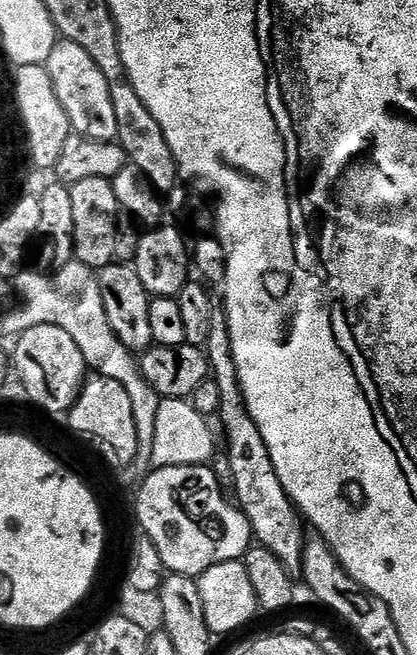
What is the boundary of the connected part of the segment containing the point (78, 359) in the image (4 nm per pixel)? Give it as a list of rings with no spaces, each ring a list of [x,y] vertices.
[[[35,324],[30,326],[30,330],[26,330],[21,336],[15,337],[14,344],[16,344],[16,359],[14,356],[14,366],[22,371],[24,380],[27,383],[24,385],[28,391],[32,392],[32,396],[36,398],[41,404],[48,405],[48,408],[59,409],[62,413],[67,413],[72,407],[72,403],[79,398],[80,389],[86,383],[86,365],[82,358],[82,350],[78,350],[78,342],[74,342],[74,338],[70,338],[70,334],[66,334],[66,330],[62,330],[62,326],[50,326],[49,324]]]

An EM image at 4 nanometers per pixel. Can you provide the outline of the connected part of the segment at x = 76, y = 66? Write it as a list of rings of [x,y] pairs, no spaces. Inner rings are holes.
[[[57,39],[54,50],[50,50],[47,65],[50,82],[54,86],[54,94],[58,94],[58,102],[62,102],[62,110],[66,110],[68,127],[75,135],[85,136],[91,140],[116,140],[118,134],[118,118],[114,118],[114,102],[110,102],[110,86],[106,86],[106,78],[102,70],[98,70],[94,58],[82,50],[74,42]]]

